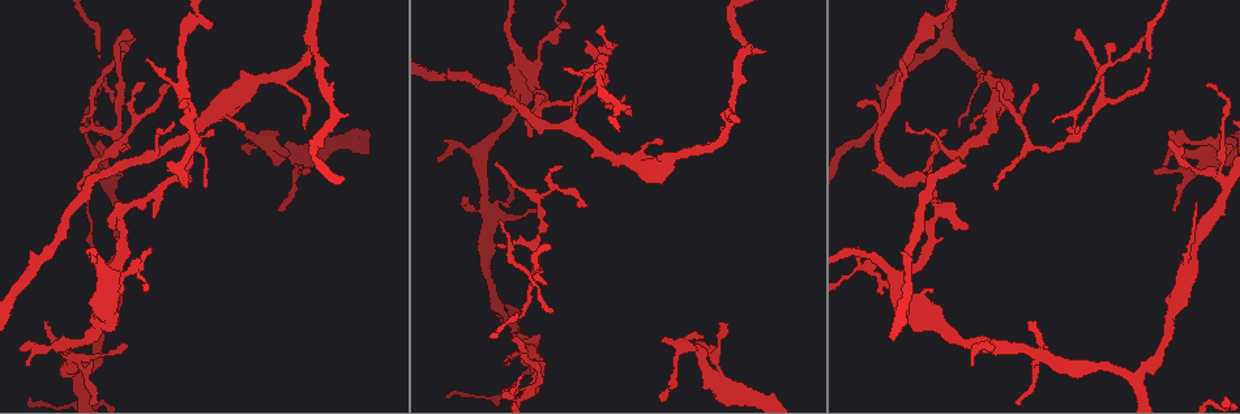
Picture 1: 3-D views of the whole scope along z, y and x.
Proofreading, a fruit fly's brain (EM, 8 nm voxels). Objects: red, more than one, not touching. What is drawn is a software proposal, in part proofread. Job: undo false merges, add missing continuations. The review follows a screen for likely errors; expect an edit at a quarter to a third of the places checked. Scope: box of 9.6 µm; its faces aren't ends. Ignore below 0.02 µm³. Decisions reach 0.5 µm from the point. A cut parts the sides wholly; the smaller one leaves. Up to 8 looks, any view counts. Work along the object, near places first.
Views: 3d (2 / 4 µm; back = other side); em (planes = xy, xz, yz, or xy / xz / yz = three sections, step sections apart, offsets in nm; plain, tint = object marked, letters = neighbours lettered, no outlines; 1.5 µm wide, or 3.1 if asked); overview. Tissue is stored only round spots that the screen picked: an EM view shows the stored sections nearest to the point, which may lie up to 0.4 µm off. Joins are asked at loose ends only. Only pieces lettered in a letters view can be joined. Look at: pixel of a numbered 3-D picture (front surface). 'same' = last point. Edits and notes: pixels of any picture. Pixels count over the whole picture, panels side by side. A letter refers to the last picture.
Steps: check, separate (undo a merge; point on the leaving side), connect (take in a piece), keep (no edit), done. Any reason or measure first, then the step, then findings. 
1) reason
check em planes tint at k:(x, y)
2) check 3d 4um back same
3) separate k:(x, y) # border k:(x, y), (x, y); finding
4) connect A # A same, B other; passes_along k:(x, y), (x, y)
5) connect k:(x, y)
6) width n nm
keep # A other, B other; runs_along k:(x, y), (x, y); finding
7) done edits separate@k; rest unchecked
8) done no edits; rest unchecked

branch point
check 3d 2um at 1:(118, 149)

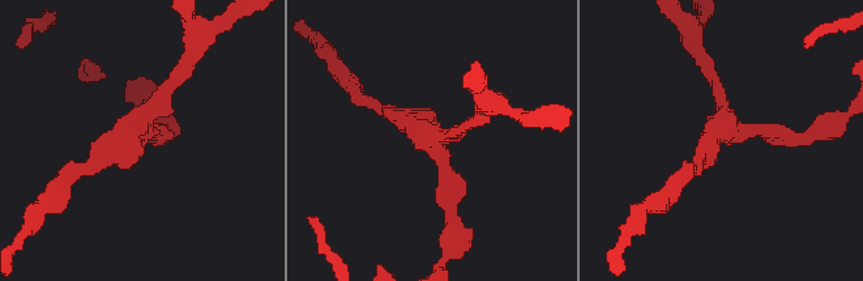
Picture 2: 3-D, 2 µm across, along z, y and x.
check em planes tint at 2:(731, 130)

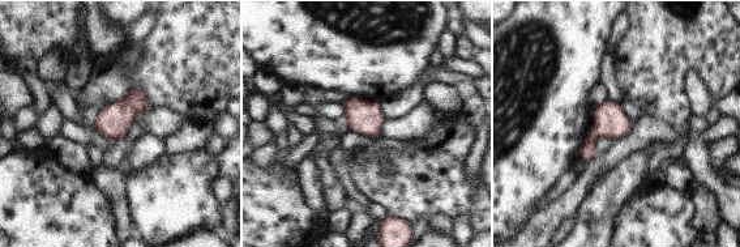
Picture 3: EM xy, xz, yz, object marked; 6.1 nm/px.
check em planes letters same

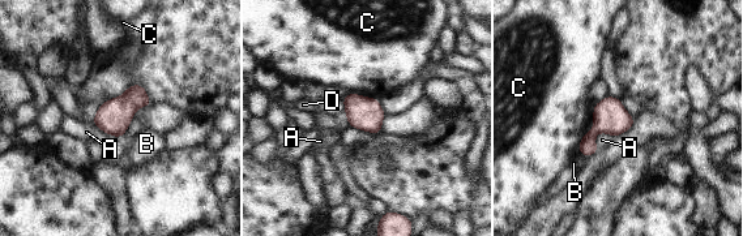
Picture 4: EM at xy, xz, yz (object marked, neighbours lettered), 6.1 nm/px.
longest_contact A 130 nm
keep # A other, B other, C other, D other; border 4:(613, 136), (600, 132), (593, 141); one neuron here

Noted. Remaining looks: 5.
an open end
check em xz step 4 tint at 1:(722, 126)

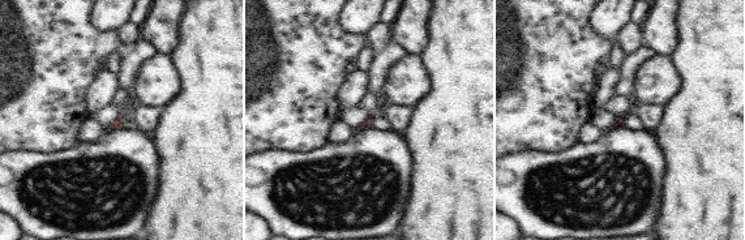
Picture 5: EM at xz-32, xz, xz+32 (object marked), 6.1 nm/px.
check em planes letters same

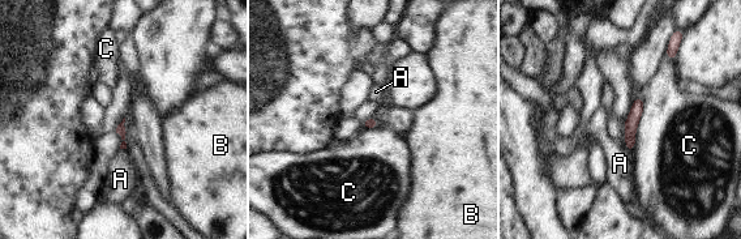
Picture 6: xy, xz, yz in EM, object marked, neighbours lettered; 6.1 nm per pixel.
keep # A other, B other, C other; border 6:(638, 95), (645, 106), (632, 152); no lettered piece goes on from it

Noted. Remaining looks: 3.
tapers out
check 3d 4um at 1:(1170, 139)

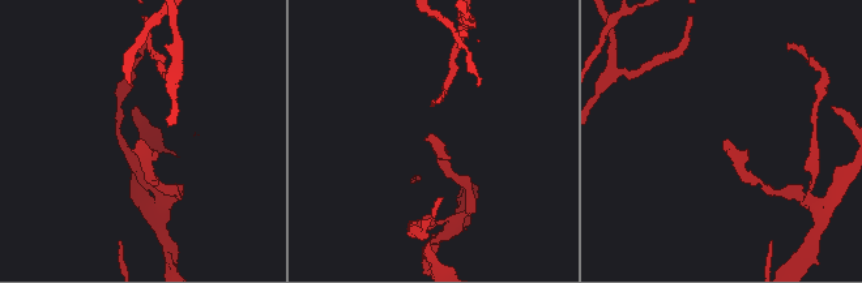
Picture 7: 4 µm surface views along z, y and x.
check em yz step 4 letters at 7:(430, 136)

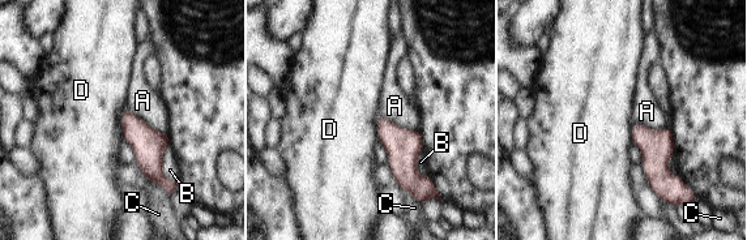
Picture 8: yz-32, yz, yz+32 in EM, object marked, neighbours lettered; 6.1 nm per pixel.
check em planes letters same

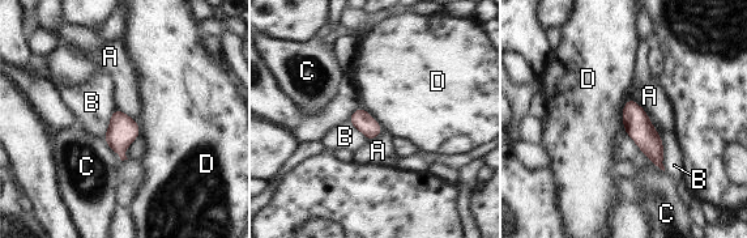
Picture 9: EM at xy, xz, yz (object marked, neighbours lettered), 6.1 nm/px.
keep # A other, B other, C other, D other; runs_along 9:(630, 102), (632, 115), (658, 162); none of them fits

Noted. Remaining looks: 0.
done no edits; rest unchecked

